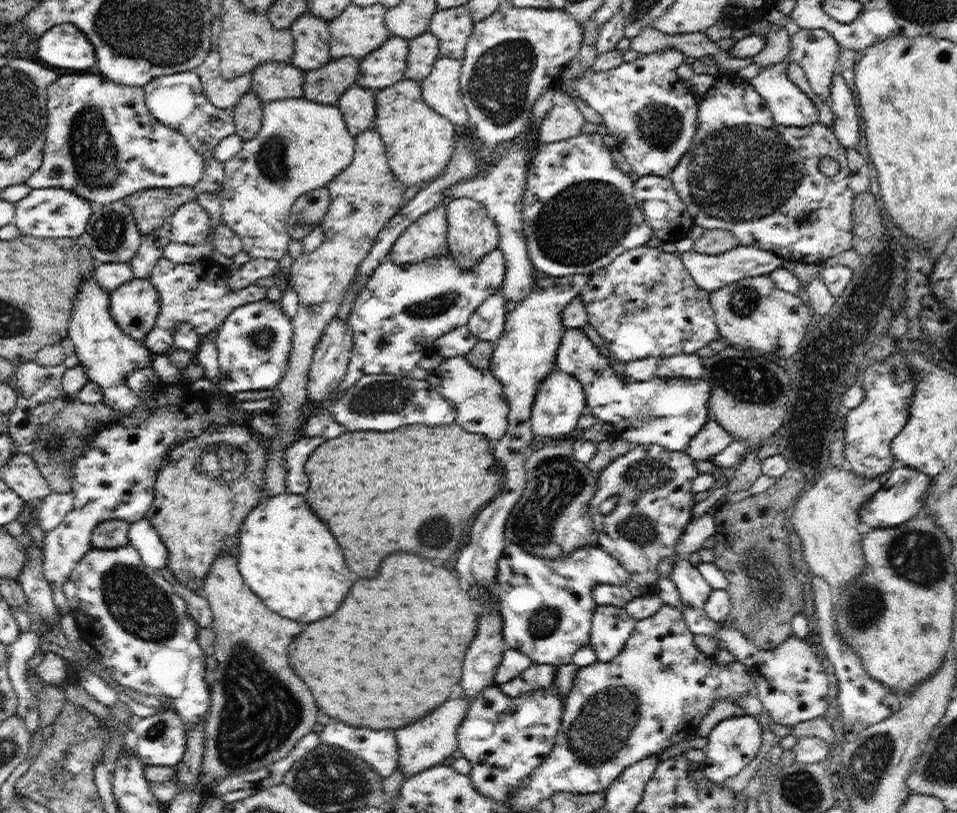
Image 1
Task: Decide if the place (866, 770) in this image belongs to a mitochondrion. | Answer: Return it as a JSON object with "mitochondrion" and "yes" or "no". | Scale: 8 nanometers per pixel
{"mitochondrion":"yes"}

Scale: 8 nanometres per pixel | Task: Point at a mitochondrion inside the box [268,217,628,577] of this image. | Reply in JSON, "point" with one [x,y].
{"point":[555,484]}

